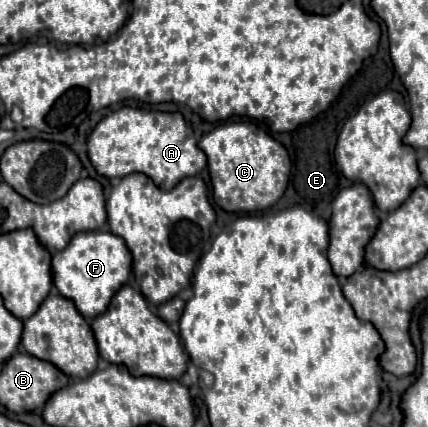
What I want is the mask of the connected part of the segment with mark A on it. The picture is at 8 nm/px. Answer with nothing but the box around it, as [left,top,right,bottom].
[88,106,206,190]

